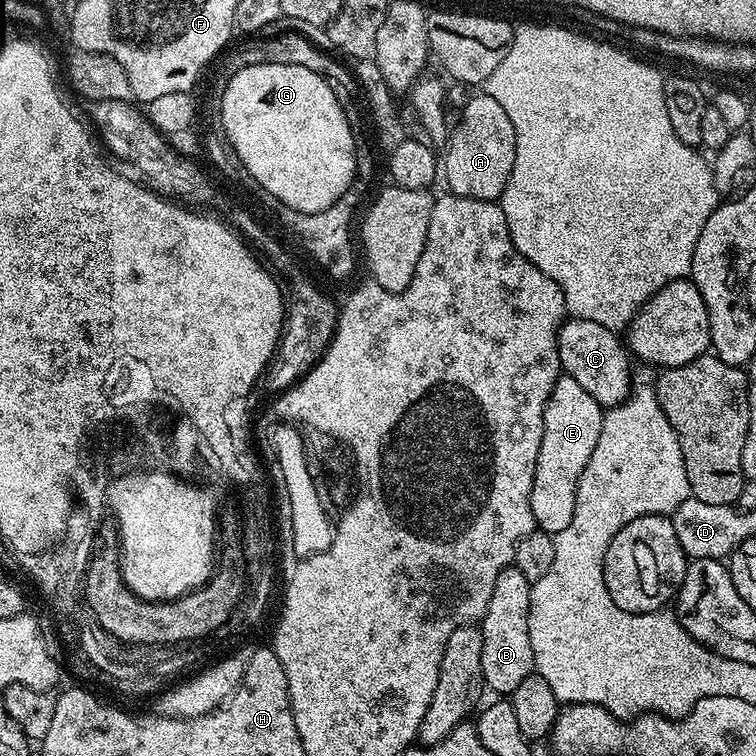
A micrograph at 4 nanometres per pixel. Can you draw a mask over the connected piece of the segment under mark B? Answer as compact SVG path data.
M509 566L498 574L494 582L494 594L490 594L490 606L486 610L484 619L479 621L478 627L482 638L482 674L484 683L496 694L511 694L518 690L522 678L533 675L536 663L534 650L530 646L530 594L532 581L522 574L515 566Z

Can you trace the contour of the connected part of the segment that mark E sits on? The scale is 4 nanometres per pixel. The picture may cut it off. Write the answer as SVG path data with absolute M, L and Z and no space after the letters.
M561 374L554 382L554 390L550 390L548 405L544 411L542 422L542 446L538 446L538 462L534 470L534 486L530 490L530 506L534 510L534 518L539 531L555 534L566 530L574 518L574 502L578 482L582 478L582 470L586 470L586 462L590 462L590 454L594 454L594 446L598 446L598 434L602 434L602 422L605 409L586 390L582 390L574 378Z

